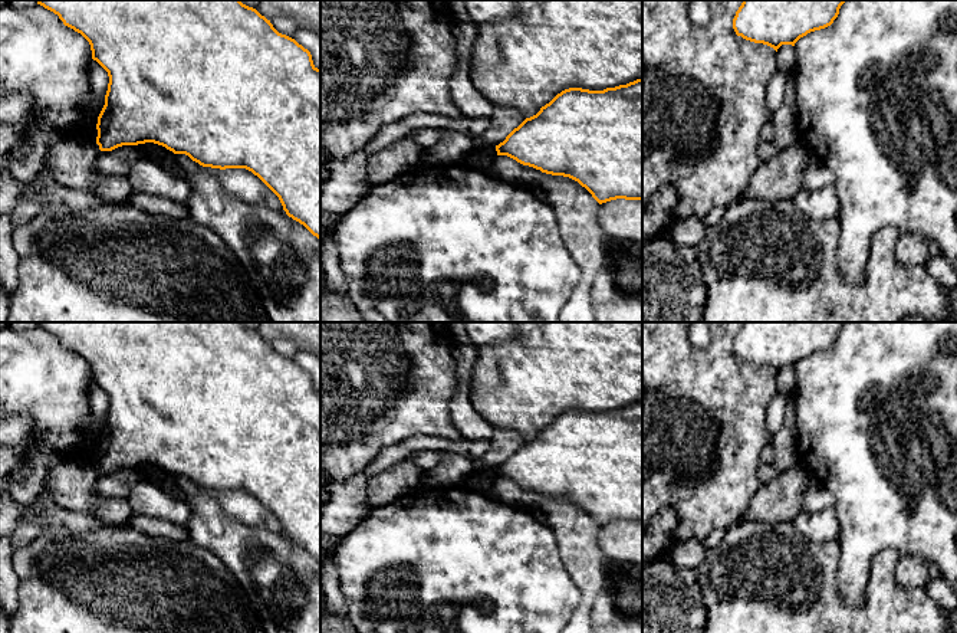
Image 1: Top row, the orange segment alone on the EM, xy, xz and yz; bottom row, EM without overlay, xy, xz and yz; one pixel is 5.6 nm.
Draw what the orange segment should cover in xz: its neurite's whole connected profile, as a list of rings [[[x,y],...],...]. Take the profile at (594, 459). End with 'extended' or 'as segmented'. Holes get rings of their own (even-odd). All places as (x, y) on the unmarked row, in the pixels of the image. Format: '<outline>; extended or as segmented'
[[[642,401],[604,413],[565,411],[514,450],[496,473],[542,495],[578,504],[599,527],[616,521],[642,522]]]; as segmented

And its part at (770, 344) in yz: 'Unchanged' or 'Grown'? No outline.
Unchanged

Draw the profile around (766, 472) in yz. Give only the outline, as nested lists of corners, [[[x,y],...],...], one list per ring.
[[[760,462],[759,469],[757,469],[757,478],[759,478],[760,483],[767,483],[772,479],[775,479],[776,476],[777,476],[777,472],[773,468],[773,465]]]

